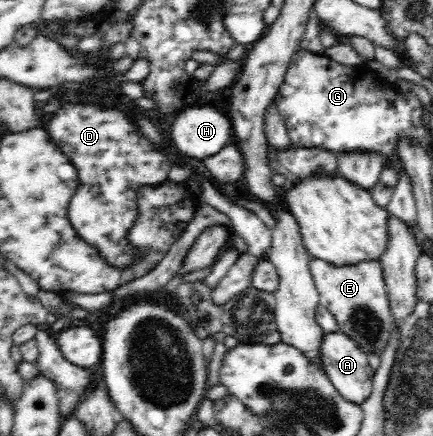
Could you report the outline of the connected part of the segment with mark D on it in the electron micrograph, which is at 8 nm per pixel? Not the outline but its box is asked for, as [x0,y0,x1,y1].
[46,104,171,267]

